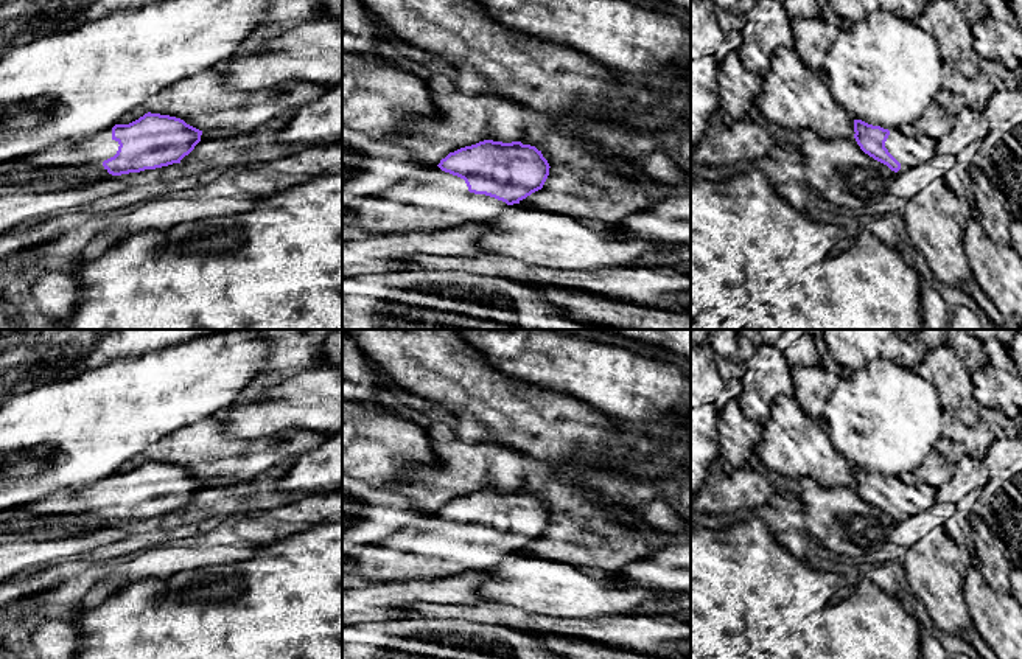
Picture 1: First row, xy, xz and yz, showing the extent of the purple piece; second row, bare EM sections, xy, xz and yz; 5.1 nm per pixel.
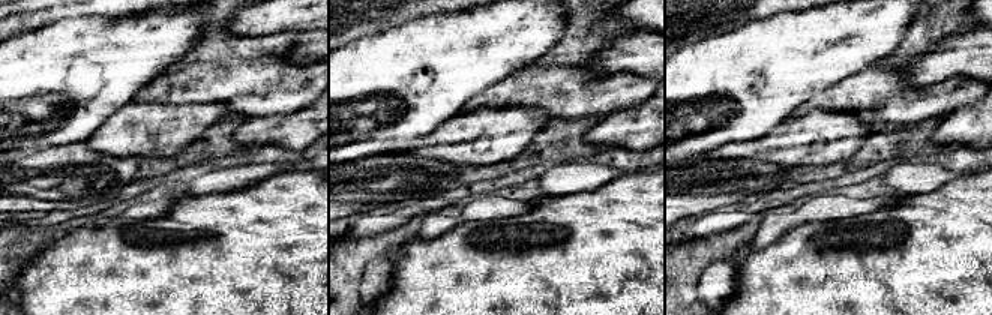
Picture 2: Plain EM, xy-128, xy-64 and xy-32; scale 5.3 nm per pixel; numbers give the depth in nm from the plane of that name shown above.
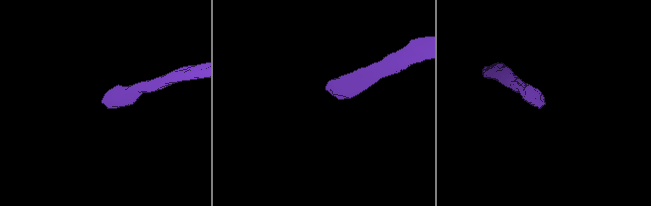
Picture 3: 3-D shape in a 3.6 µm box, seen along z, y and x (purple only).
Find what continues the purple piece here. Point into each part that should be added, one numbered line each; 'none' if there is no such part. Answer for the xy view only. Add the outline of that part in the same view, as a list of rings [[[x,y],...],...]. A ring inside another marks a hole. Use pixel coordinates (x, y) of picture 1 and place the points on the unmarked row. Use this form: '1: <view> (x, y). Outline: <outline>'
1: xy (94, 499). Outline: [[[109,476],[84,490],[59,490],[25,505],[0,510],[0,521],[48,514],[89,514],[109,522],[103,510],[114,505],[118,494]]]

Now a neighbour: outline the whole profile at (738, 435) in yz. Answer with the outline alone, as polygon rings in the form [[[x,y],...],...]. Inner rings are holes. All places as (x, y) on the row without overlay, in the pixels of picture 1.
[[[737,399],[719,410],[719,460],[728,468],[748,466],[748,459],[762,440],[764,424],[748,420]]]

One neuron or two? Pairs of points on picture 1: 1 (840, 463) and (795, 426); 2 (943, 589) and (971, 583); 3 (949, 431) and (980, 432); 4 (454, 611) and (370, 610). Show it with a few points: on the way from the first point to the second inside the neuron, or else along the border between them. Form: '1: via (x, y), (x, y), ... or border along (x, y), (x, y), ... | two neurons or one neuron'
1: via (829, 459), (806, 435) | one neuron
2: border along (974, 558), (963, 575), (963, 599), (969, 620) | two neurons
3: via (957, 431), (972, 432) | one neuron
4: border along (426, 603), (439, 603), (442, 606) | two neurons

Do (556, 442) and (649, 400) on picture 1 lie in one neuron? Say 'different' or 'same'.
different

